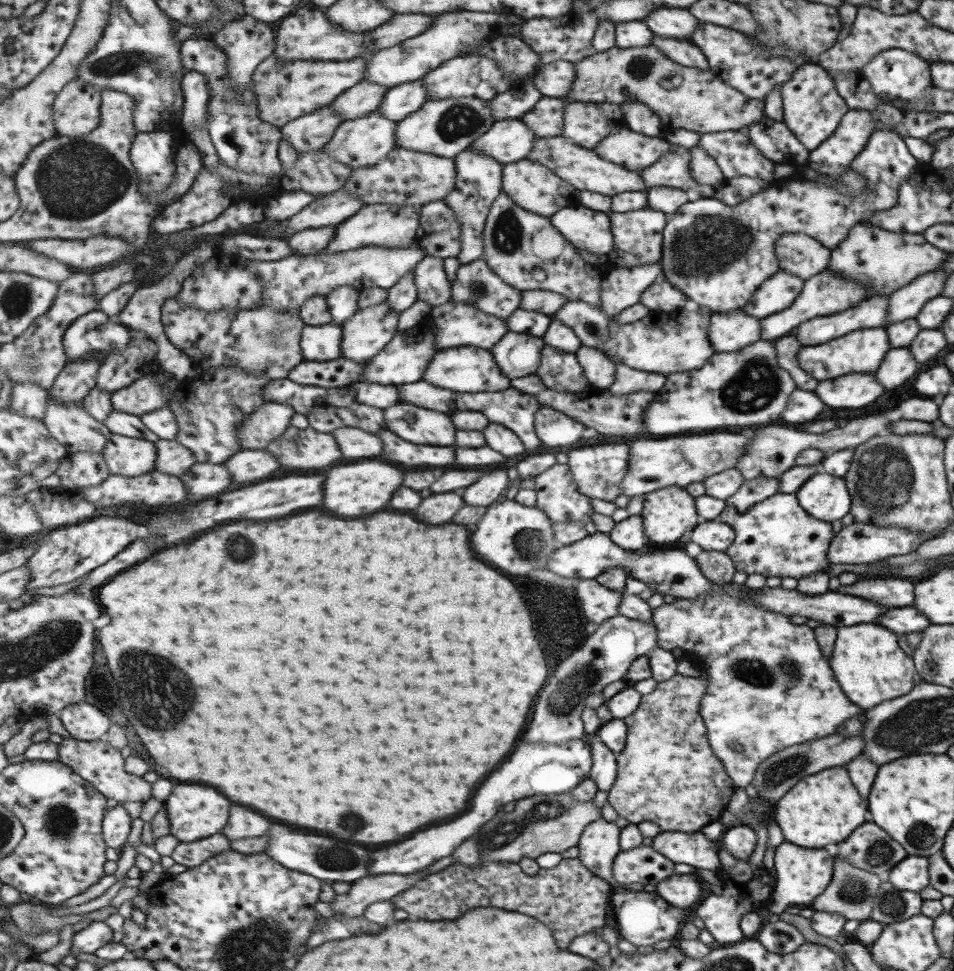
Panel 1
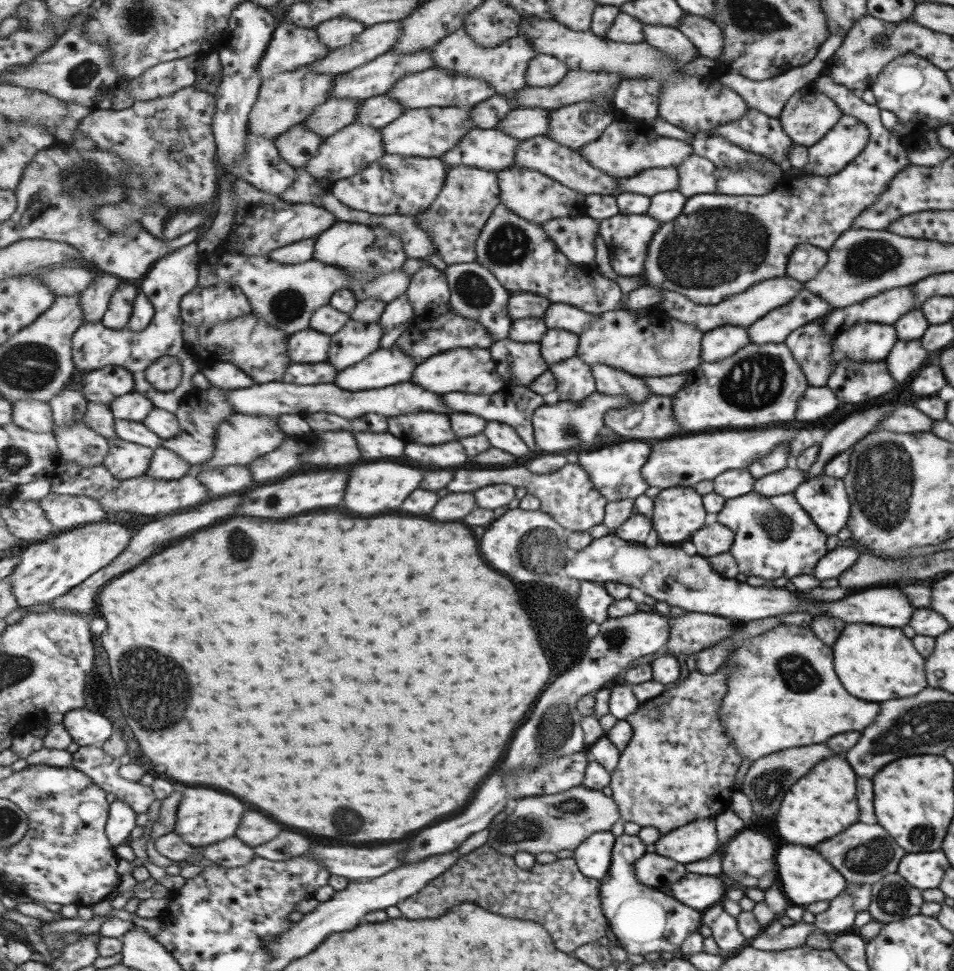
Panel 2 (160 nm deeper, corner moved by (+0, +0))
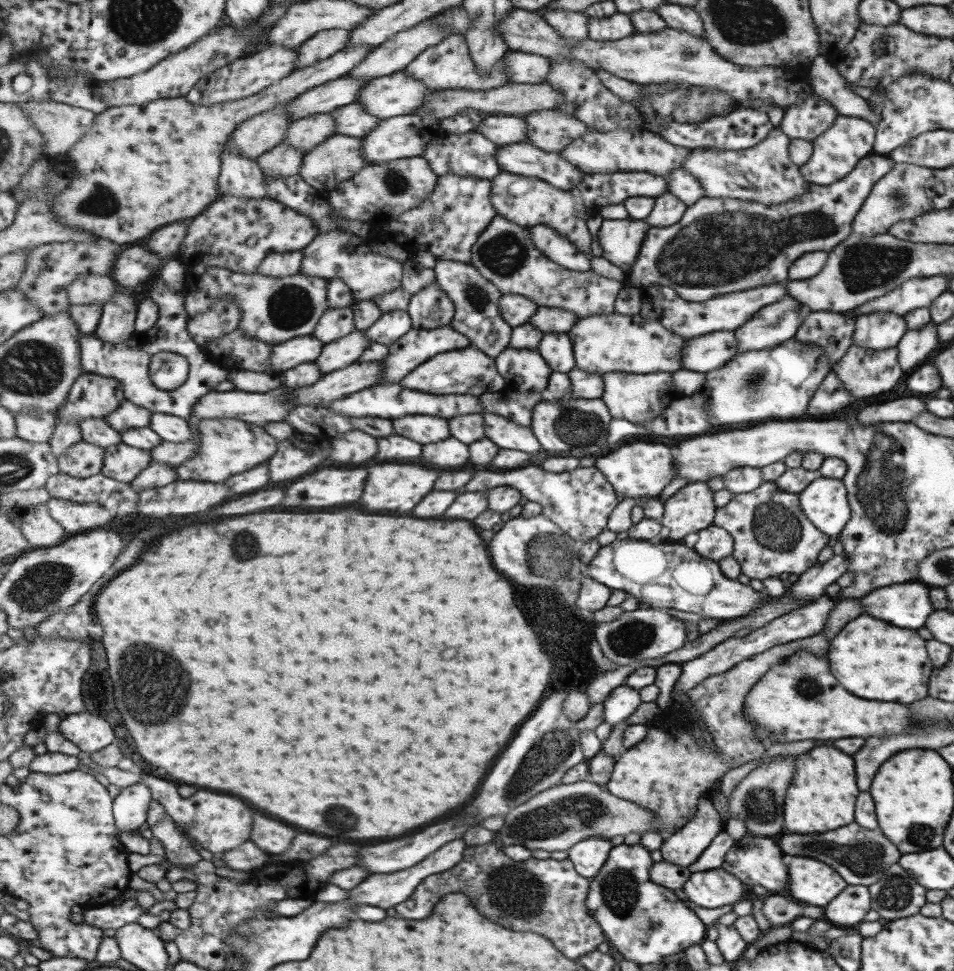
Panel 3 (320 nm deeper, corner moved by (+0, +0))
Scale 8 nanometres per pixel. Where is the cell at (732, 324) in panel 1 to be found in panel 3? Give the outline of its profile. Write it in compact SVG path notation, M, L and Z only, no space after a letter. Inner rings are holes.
M733 332L705 334L701 338L689 340L689 350L685 350L685 368L693 372L709 372L723 366L735 354Z

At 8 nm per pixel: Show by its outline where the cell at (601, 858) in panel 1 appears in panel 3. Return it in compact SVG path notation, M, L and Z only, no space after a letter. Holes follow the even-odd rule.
M591 837L568 850L577 872L585 878L596 877L607 864L612 852L611 842L604 837Z

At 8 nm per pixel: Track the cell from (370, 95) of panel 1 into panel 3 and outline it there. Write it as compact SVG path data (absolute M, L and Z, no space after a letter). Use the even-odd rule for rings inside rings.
M323 112L293 121L284 142L308 153L334 135L337 135L336 117L331 112Z

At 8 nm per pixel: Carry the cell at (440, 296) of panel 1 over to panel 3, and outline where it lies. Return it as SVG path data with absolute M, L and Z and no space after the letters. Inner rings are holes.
M436 281L412 295L408 313L412 318L412 328L441 328L452 324L456 306Z

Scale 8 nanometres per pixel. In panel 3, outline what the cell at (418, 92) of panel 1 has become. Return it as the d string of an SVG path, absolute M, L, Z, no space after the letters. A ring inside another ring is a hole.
M353 103L339 107L332 112L337 120L337 135L348 135L355 138L365 138L383 122L368 113L362 104Z

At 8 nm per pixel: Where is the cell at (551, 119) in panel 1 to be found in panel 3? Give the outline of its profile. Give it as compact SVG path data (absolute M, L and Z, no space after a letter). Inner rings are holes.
M487 116L483 124L479 124L480 134L491 139L499 145L510 145L513 143L527 141L529 136L529 125L524 117L516 116Z

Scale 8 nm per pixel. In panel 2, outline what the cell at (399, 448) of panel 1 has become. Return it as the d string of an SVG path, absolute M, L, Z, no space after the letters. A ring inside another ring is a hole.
M447 442L441 446L425 446L425 444L409 444L407 458L425 466L435 468L451 468L461 466L469 460L465 448L459 442Z

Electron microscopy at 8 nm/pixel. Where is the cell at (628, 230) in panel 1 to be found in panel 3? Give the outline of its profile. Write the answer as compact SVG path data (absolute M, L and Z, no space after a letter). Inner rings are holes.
M604 219L597 233L601 255L628 274L640 256L650 228L650 224L643 220Z

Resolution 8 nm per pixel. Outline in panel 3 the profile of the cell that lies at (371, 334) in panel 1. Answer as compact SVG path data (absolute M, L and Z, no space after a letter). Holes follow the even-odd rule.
M357 330L345 338L325 344L323 354L317 358L317 364L321 366L321 372L325 372L325 374L329 374L333 370L341 370L341 368L357 362L369 346L371 346L371 340L365 336L365 332Z

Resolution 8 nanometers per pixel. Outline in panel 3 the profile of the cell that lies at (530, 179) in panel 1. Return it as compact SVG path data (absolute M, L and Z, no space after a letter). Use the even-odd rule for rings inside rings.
M503 170L492 180L492 201L495 203L498 214L509 218L511 222L519 226L545 225L559 230L560 234L567 236L575 246L580 247L580 250L590 254L592 271L627 284L628 275L619 266L602 255L593 254L593 236L587 228L587 222L591 216L590 210L586 204L579 202L579 198L571 196L569 192L571 191L561 190L560 187L549 184L545 179L513 174Z

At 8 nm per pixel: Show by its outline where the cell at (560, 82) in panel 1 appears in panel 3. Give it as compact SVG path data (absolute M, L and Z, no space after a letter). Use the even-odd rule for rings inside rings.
M510 51L503 59L509 67L511 83L539 84L547 82L551 69L551 59L522 51Z

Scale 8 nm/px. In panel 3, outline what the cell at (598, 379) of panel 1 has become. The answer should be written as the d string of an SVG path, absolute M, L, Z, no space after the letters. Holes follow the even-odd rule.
M609 372L603 374L603 376L606 387L602 399L609 407L612 416L614 418L631 420L635 425L652 421L659 414L663 414L663 410L671 402L681 398L675 392L675 384L673 384L674 373L629 374L625 372Z

